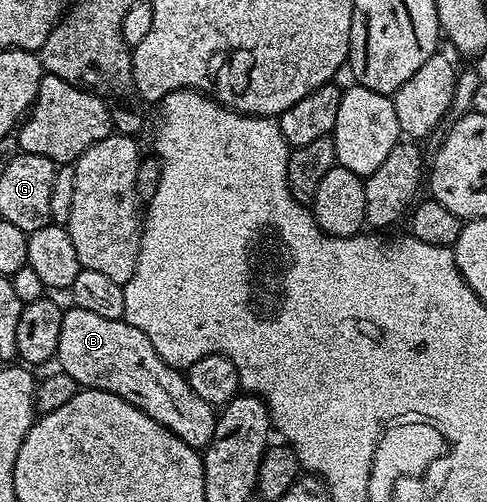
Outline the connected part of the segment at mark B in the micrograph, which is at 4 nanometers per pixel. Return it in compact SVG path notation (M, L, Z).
M70 306L63 317L63 329L59 329L55 359L56 362L61 362L60 370L74 378L78 388L106 391L123 397L123 401L135 405L135 409L147 413L147 417L159 421L159 425L163 425L185 444L198 451L204 449L213 439L217 423L214 408L193 392L186 376L174 364L165 363L163 357L159 357L155 345L151 345L151 341L147 341L147 337L139 333L135 325L125 322L124 319L98 317L95 313L87 313L87 309Z

